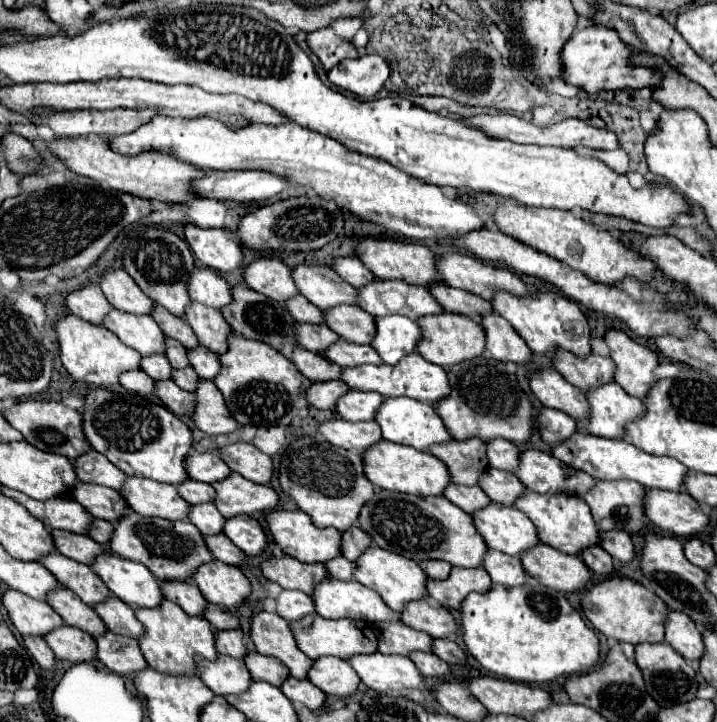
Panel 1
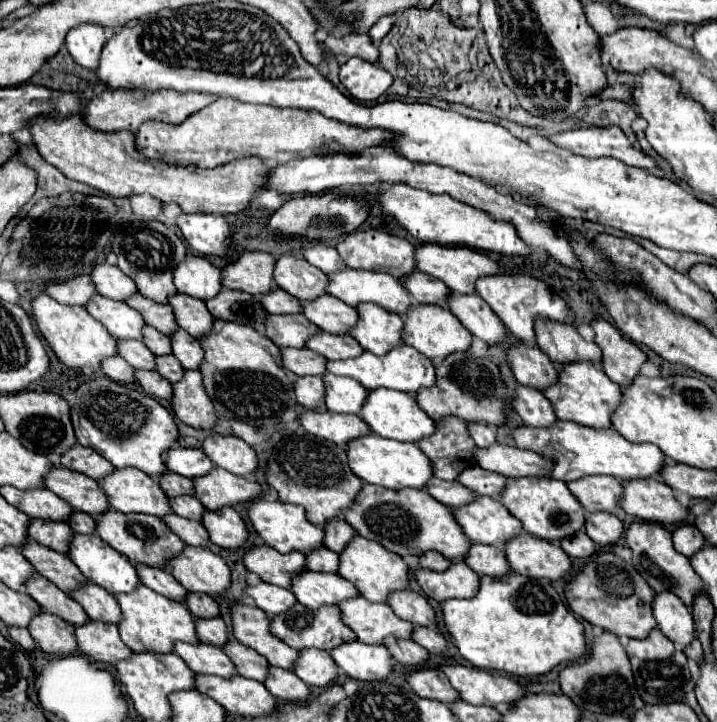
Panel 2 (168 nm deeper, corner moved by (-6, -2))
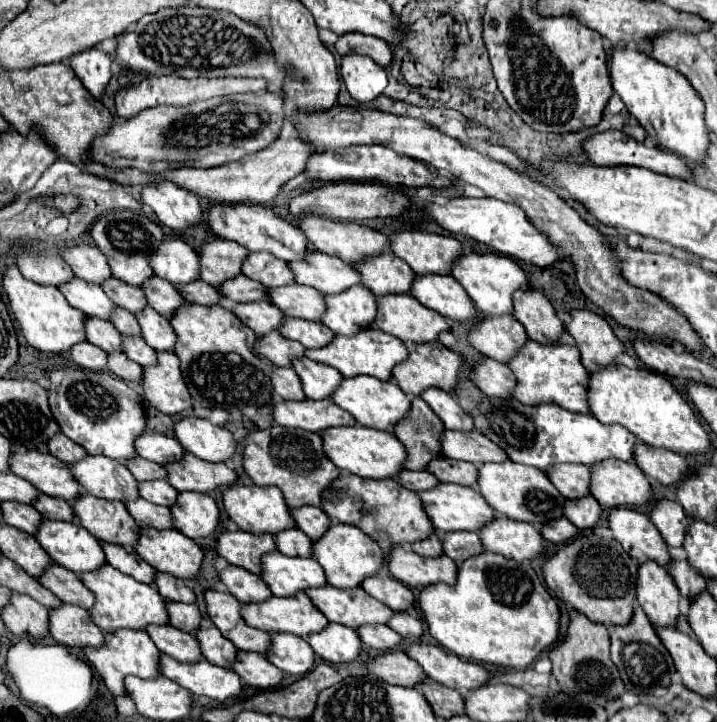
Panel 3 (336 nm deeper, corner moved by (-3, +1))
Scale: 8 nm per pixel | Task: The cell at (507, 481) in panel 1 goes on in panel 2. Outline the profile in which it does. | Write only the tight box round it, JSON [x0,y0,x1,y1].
[457,466,507,498]

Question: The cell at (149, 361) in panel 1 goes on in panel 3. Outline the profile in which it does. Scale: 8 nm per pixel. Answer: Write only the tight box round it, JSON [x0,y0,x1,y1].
[86,317,124,351]

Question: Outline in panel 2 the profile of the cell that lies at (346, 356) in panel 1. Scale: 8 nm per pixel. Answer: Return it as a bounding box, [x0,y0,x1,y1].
[305,332,363,360]

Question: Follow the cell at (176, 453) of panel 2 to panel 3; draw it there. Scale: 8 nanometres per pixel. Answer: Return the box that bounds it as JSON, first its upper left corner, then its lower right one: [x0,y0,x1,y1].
[136,431,186,465]

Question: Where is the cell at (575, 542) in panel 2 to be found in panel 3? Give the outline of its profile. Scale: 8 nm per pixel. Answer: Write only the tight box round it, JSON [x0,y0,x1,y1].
[542,519,578,545]

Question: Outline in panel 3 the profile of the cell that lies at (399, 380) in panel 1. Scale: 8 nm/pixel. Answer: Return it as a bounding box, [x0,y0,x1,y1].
[306,329,408,381]

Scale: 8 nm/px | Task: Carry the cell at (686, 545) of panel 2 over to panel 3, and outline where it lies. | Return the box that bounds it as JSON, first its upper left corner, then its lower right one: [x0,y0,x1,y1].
[650,499,690,547]

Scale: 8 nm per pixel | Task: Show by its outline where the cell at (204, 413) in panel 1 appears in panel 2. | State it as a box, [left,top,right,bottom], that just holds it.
[171,370,217,428]

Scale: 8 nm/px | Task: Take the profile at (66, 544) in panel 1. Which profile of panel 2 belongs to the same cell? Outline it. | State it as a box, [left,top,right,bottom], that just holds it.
[27,518,71,552]

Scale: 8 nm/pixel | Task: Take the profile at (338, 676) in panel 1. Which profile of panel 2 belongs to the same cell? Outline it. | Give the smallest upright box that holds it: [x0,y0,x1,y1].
[293,648,337,686]

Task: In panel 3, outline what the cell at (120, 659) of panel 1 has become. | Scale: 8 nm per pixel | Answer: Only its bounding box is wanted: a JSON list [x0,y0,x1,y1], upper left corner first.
[50,603,104,649]

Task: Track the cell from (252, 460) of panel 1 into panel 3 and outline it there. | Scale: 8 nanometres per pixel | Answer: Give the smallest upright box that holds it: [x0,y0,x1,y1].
[174,417,236,463]

